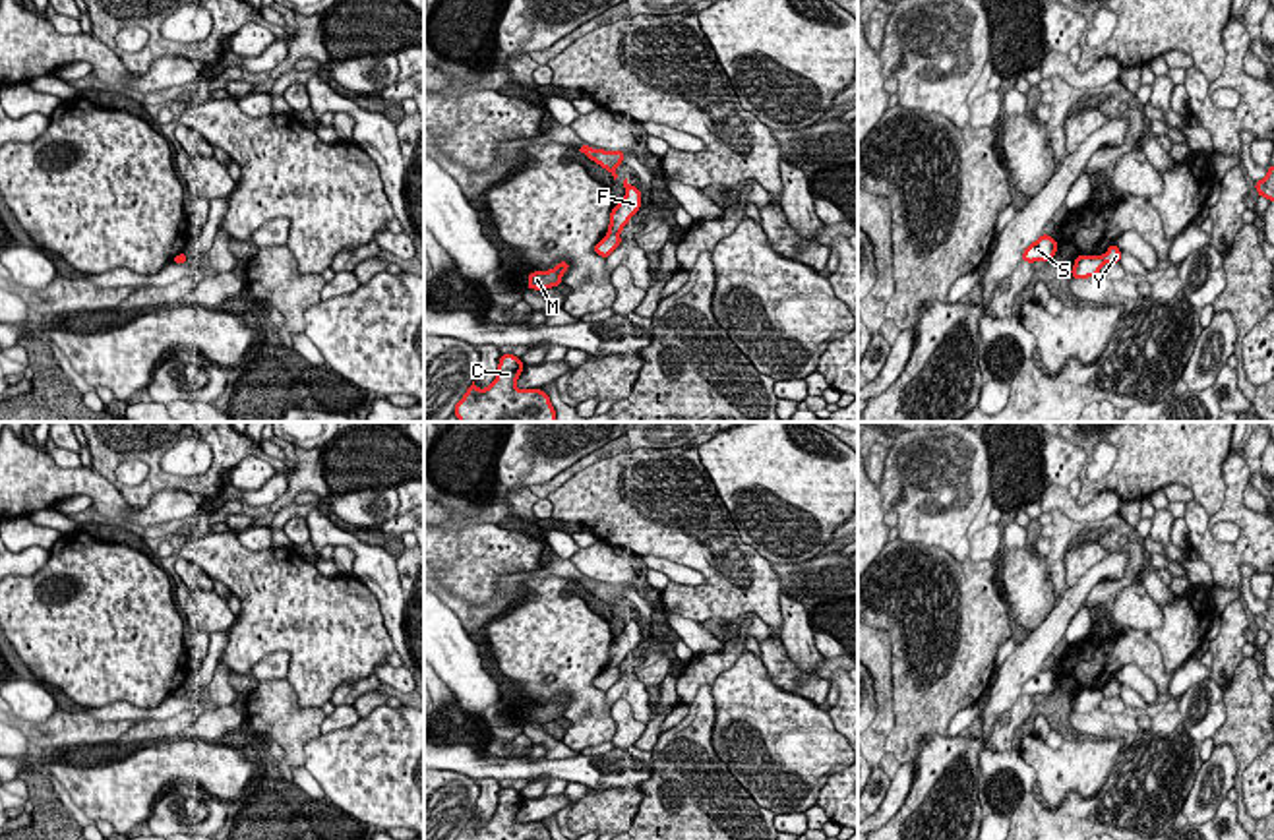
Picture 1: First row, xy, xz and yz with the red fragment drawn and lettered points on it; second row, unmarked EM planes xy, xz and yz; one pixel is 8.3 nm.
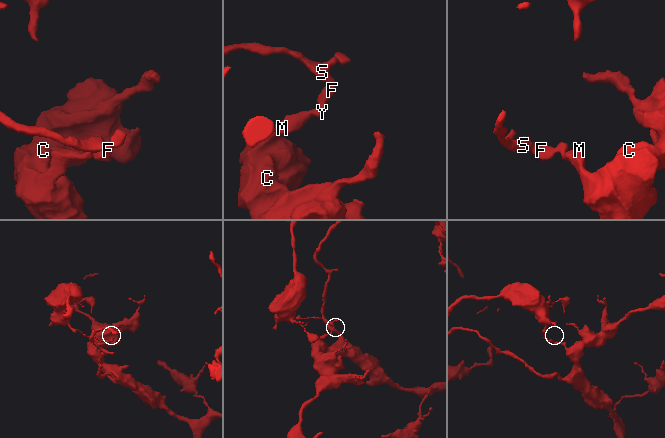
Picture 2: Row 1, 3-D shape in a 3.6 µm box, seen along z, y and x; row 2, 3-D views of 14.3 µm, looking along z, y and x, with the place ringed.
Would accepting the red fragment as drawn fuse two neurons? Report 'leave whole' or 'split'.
split

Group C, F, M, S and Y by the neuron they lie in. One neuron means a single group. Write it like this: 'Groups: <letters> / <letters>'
Groups: C M Y / F S

